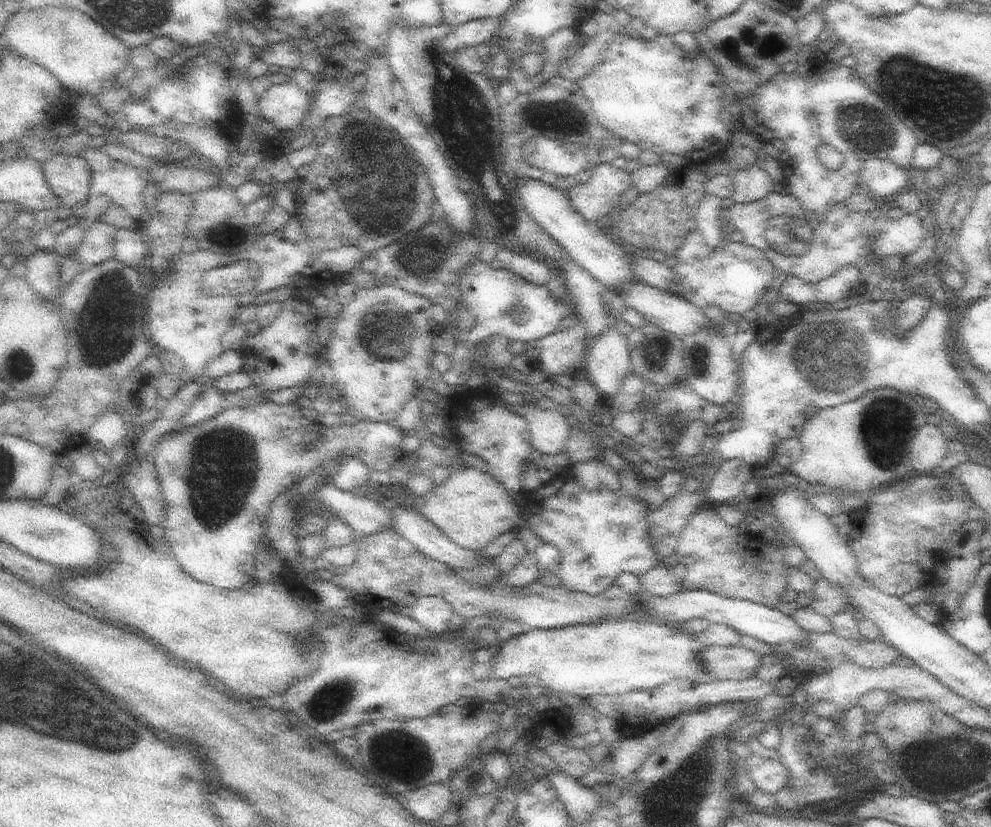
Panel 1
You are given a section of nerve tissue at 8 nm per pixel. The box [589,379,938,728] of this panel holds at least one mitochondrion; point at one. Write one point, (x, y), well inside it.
(884, 446)

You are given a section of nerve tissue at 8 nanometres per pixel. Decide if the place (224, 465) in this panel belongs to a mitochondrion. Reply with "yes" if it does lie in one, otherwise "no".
yes

